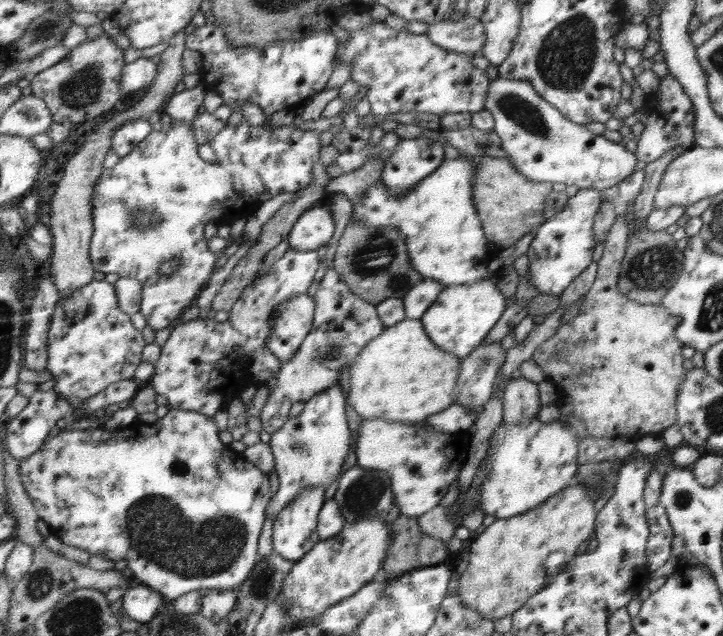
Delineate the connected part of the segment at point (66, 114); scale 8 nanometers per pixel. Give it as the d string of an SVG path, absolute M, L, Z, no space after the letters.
M107 33L84 41L60 64L31 77L33 94L43 98L56 123L82 124L110 112L124 96L122 75L128 66L126 52Z

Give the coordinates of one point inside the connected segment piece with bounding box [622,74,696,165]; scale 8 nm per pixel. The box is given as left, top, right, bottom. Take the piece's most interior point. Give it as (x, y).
(668, 120)

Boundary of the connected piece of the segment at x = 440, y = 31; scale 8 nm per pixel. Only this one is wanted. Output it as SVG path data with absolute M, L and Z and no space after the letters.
M467 15L456 17L456 22L440 20L430 24L425 34L442 48L457 53L480 53L486 41L481 21Z

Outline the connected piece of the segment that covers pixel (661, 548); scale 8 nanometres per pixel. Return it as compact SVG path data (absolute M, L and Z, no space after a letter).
M656 504L648 510L648 524L651 525L651 538L648 539L648 570L652 573L664 566L672 554L674 531L665 509Z

